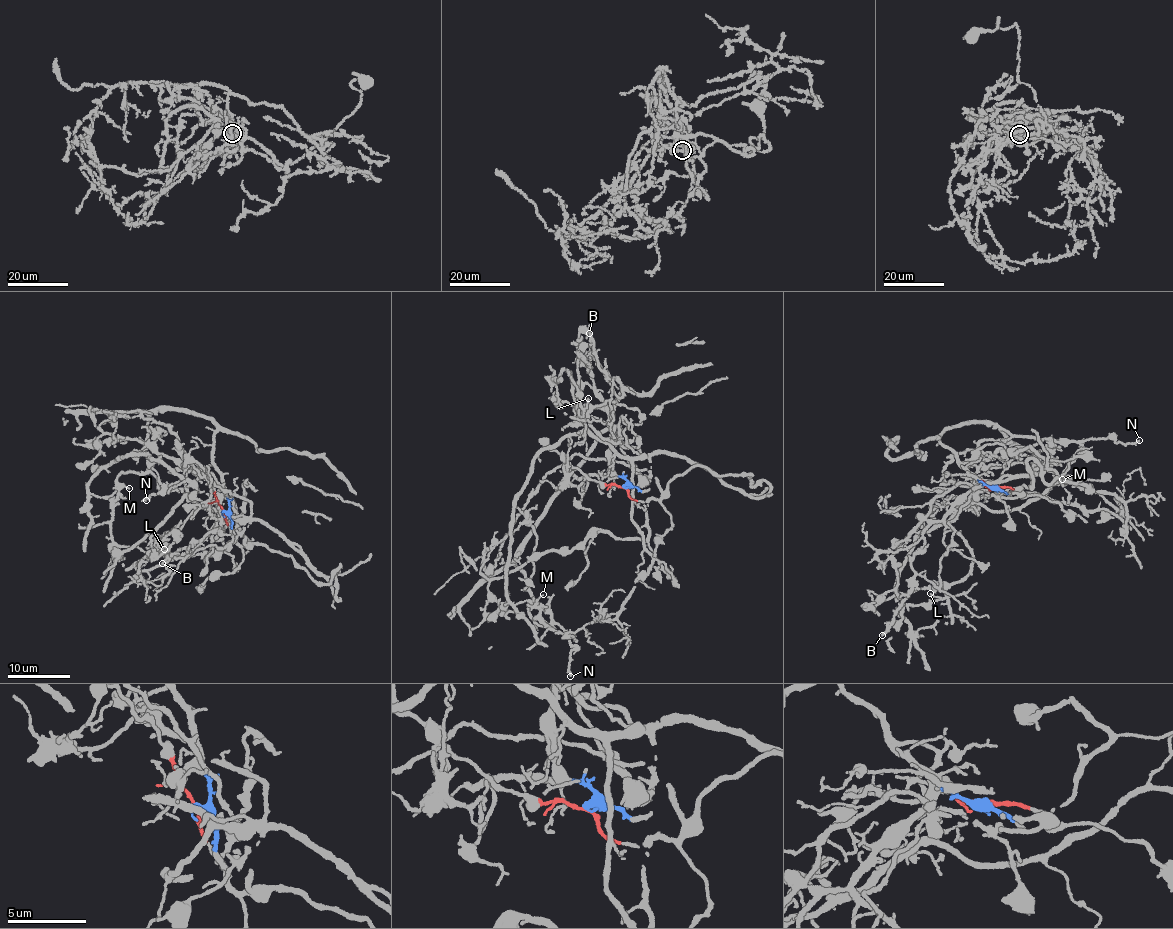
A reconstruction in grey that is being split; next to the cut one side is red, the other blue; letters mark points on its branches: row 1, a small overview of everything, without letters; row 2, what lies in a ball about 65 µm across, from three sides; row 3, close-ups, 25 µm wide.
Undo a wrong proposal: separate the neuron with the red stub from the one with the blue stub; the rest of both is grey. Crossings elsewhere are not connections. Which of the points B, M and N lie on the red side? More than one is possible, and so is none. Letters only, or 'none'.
none

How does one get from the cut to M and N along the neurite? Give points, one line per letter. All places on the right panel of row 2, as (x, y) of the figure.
M: (994, 489), (961, 465), (939, 435), (971, 423), (989, 424), (1014, 435), (1080, 442), (1083, 448), (1063, 479)
N: (994, 489), (961, 465), (939, 435), (962, 424), (989, 424), (1038, 439), (1113, 438), (1126, 445), (1139, 440)

